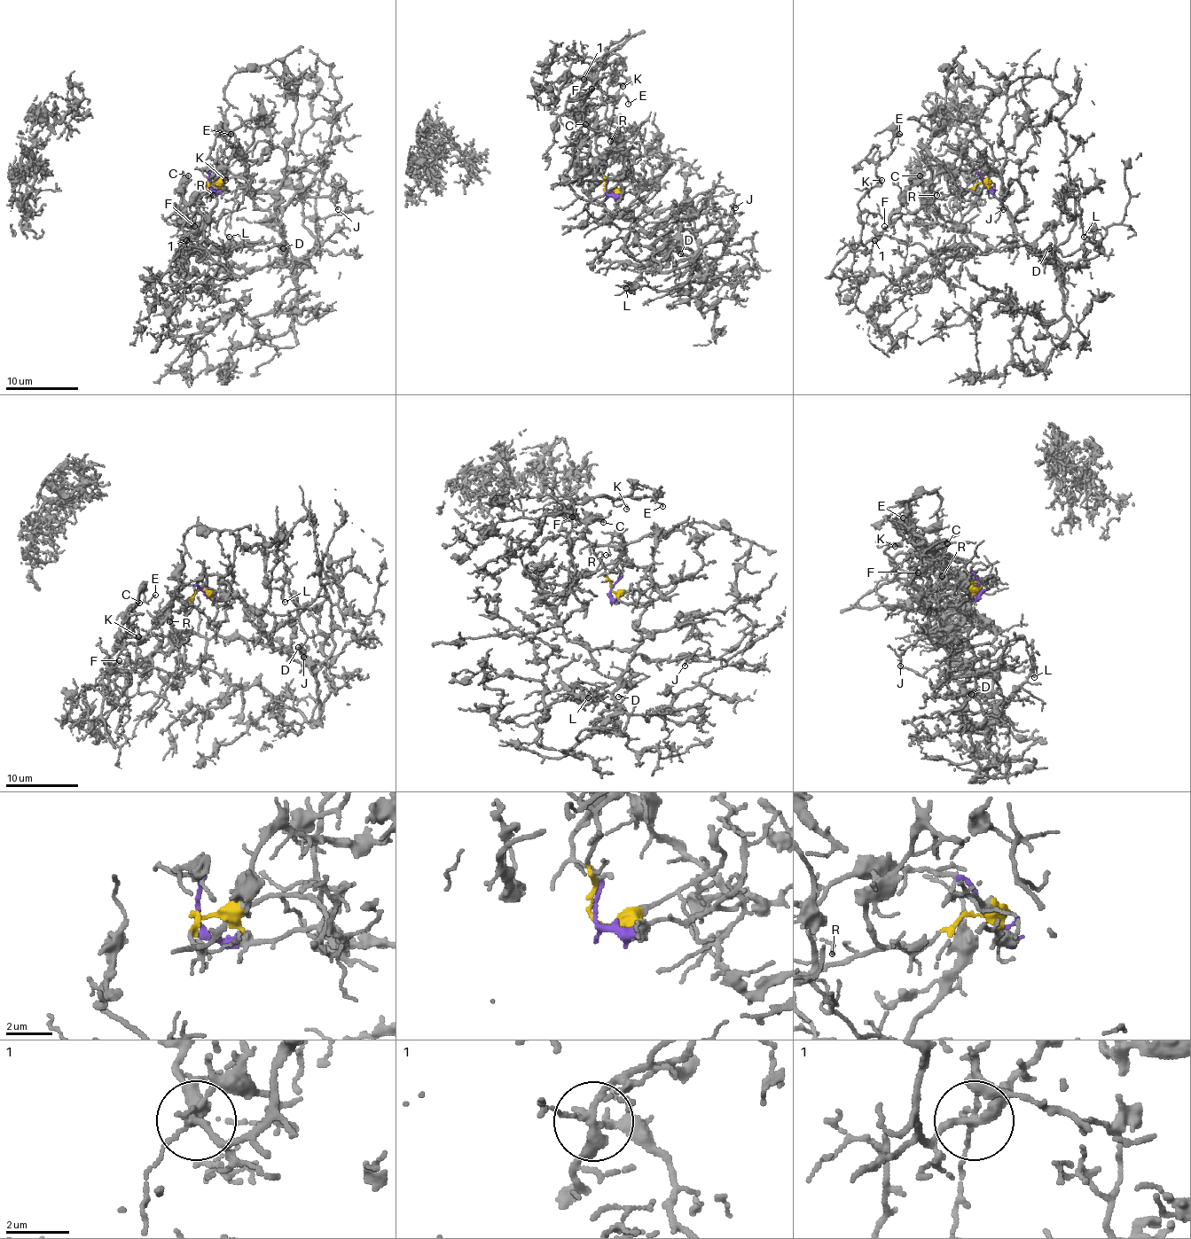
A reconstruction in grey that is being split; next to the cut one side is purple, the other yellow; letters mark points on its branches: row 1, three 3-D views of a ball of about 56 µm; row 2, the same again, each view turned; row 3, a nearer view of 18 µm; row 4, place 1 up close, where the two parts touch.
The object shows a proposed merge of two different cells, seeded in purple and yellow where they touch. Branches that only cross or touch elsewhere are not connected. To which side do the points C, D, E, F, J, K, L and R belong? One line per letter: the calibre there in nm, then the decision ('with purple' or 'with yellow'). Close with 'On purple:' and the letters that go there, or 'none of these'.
C: 320 nm | with yellow
D: 140 nm | with purple
E: 100 nm | with yellow
F: 120 nm | with yellow
J: 80 nm | with purple
K: 110 nm | with yellow
L: 110 nm | with purple
R: 130 nm | with yellow
On purple: D, J, L

